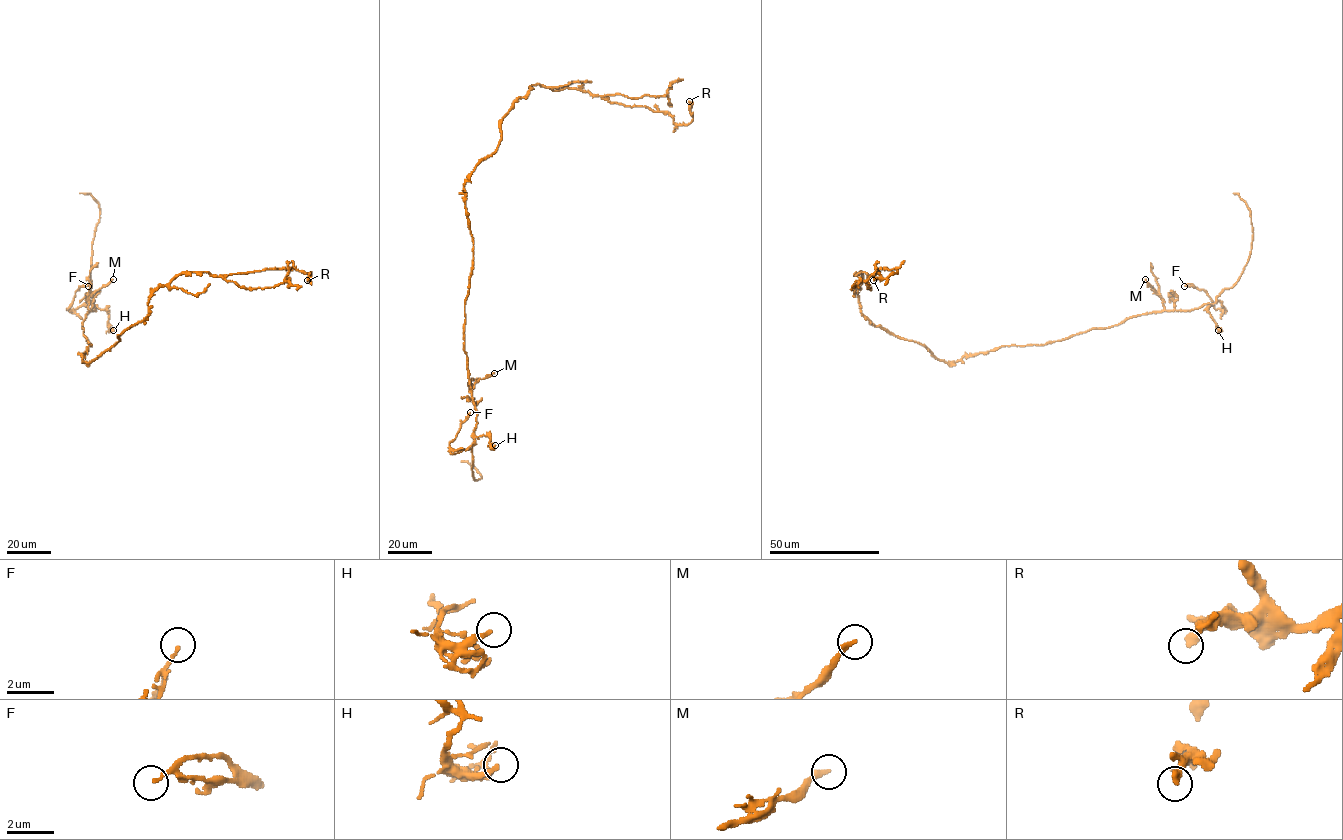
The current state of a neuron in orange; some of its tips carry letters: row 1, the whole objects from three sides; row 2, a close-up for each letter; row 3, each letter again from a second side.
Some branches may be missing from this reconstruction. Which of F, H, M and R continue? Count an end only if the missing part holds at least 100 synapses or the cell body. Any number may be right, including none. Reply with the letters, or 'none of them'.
none of them

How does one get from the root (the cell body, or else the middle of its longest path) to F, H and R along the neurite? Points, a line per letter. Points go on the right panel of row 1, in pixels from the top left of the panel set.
F: (983, 352), (1043, 345), (1134, 316), (1217, 301), (1226, 311), (1216, 309), (1203, 289), (1184, 286)
H: (983, 352), (1012, 344), (1043, 345), (1134, 316), (1206, 304), (1218, 330)
R: (983, 352), (945, 363), (923, 344), (873, 325), (860, 310), (860, 273), (897, 269), (873, 280)

